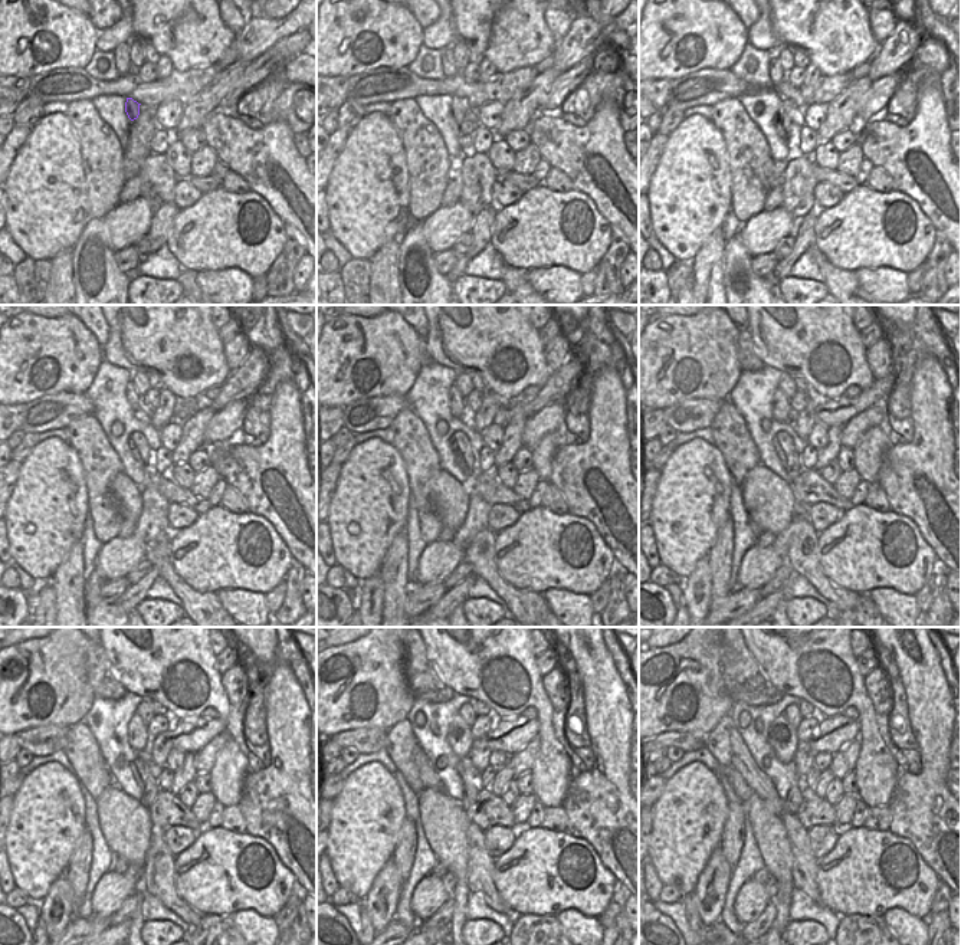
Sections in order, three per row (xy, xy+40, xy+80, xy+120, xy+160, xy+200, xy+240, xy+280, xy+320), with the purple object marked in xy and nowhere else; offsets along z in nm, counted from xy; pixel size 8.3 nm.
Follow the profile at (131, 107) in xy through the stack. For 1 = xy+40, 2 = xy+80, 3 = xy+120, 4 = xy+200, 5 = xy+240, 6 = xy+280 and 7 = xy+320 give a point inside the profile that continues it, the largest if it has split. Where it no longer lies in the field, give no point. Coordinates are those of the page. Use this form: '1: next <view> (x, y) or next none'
1: next xy+40 (459, 107)
2: next xy+80 (790, 128)
3: next xy+120 (140, 442)
4: next xy+200 (793, 465)
5: next xy+240 (150, 788)
6: next xy+280 (472, 787)
7: next xy+320 (793, 800)

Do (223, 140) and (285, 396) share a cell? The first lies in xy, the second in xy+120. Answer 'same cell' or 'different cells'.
same cell

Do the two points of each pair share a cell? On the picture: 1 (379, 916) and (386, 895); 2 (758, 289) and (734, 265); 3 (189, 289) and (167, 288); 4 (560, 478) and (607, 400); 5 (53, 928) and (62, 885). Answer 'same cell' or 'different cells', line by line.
1: same cell
2: same cell
3: different cells
4: same cell
5: same cell

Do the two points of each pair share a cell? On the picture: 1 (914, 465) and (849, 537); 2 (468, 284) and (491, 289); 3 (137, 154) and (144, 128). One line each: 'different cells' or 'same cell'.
1: different cells
2: same cell
3: same cell

